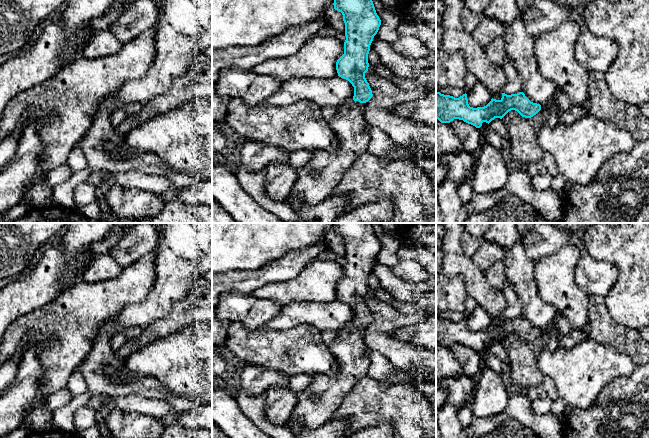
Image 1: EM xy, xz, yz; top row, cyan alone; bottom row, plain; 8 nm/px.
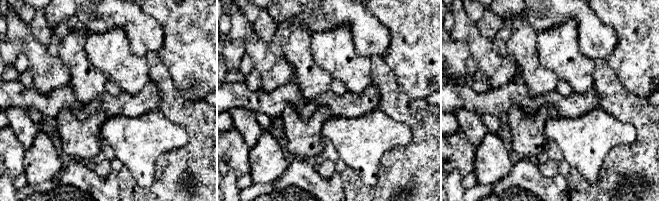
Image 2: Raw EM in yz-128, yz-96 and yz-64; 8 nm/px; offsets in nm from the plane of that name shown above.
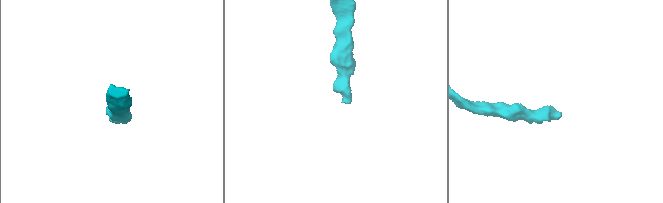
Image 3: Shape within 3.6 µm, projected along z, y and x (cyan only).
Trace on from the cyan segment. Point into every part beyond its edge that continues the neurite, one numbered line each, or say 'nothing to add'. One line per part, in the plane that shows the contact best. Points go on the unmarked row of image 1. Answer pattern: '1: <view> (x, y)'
1: xz (316, 404)

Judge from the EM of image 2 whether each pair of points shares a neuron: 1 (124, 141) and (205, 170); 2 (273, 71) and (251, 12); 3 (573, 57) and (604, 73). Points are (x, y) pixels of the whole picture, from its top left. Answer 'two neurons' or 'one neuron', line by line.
1: two neurons
2: two neurons
3: two neurons

